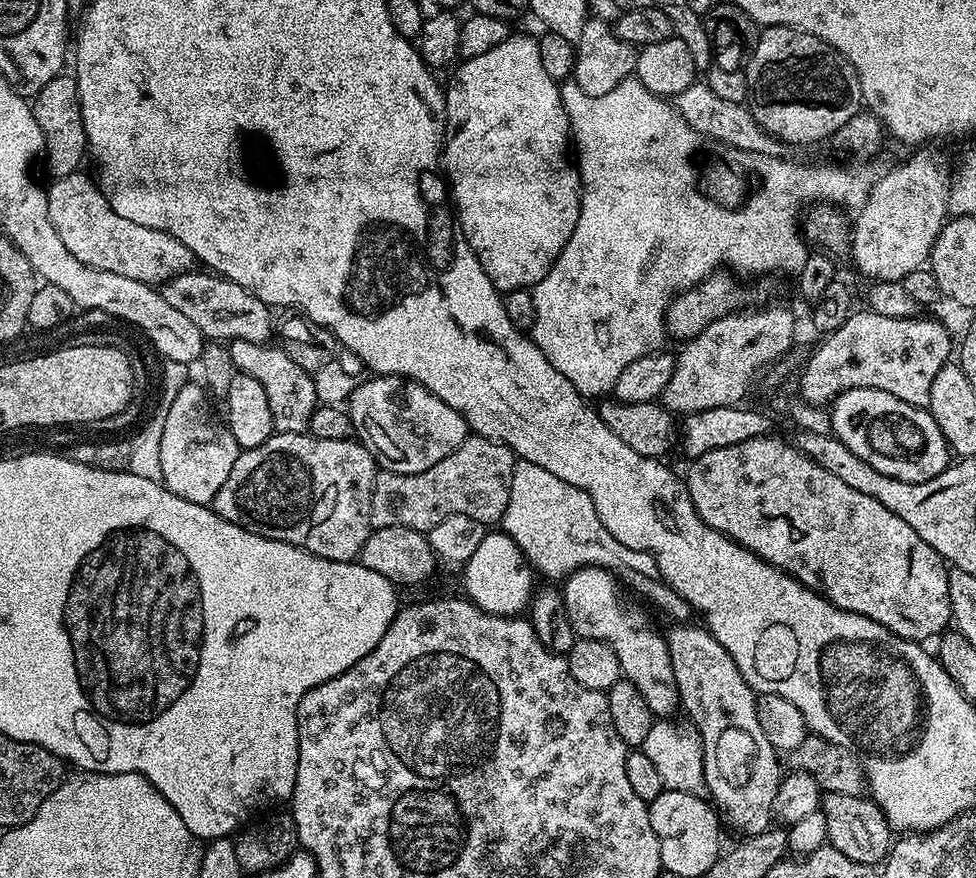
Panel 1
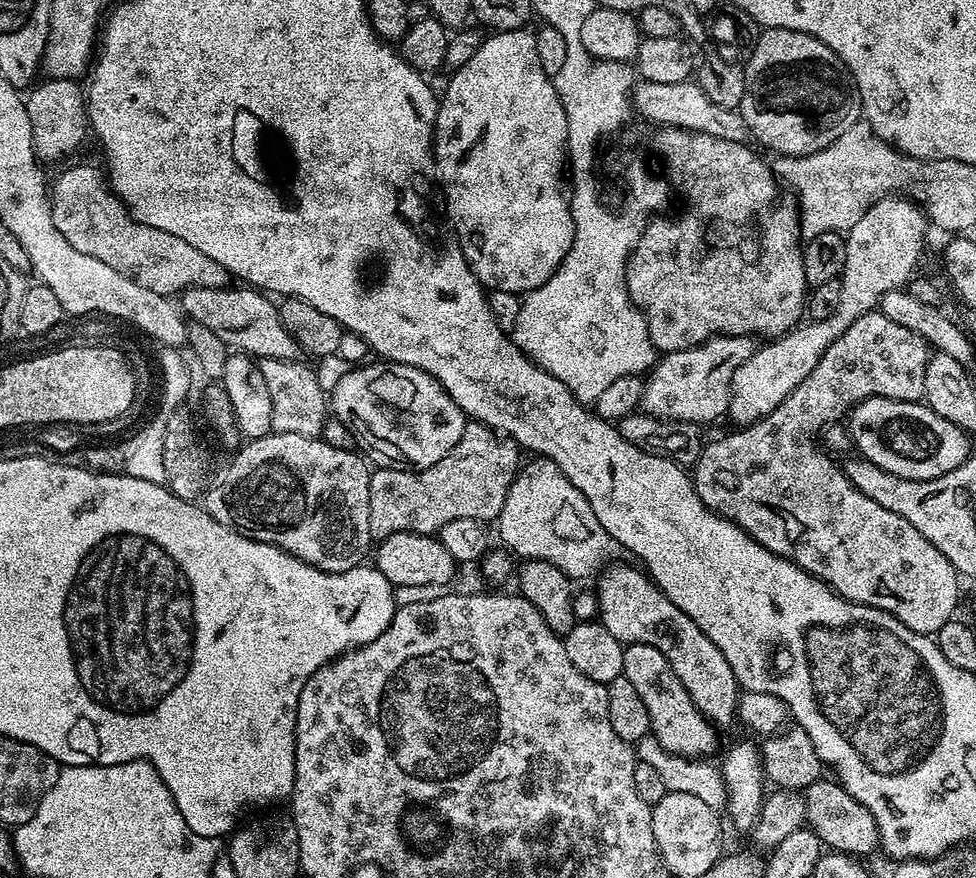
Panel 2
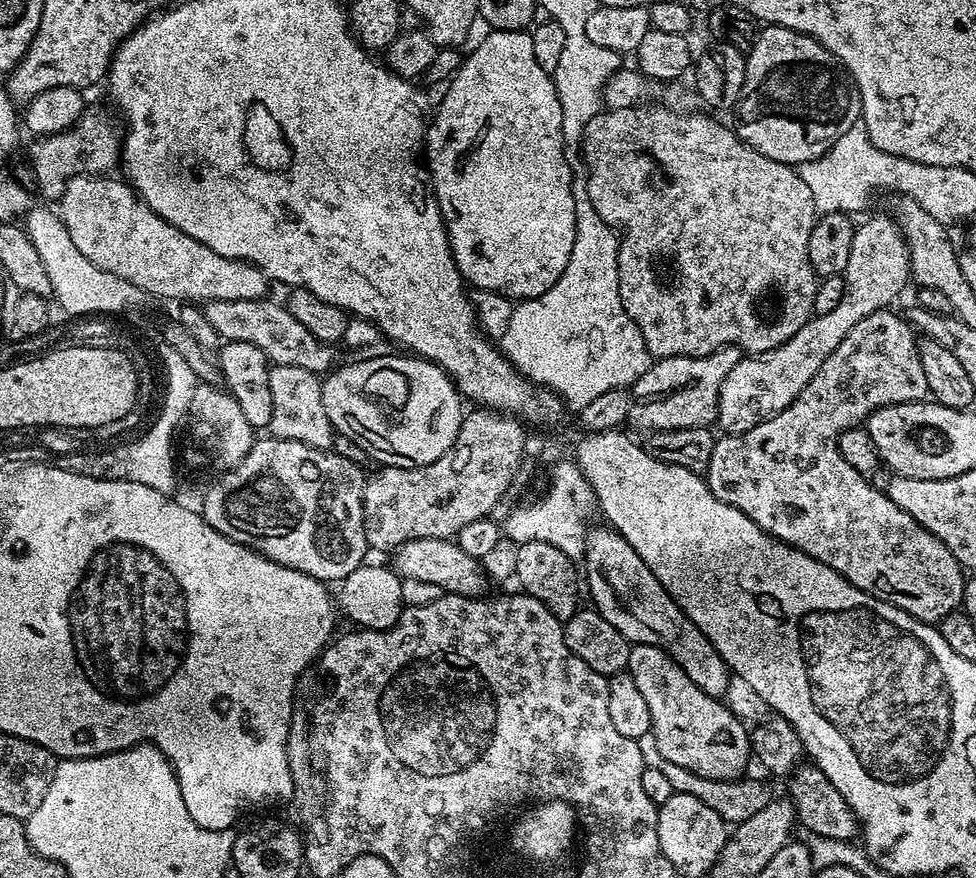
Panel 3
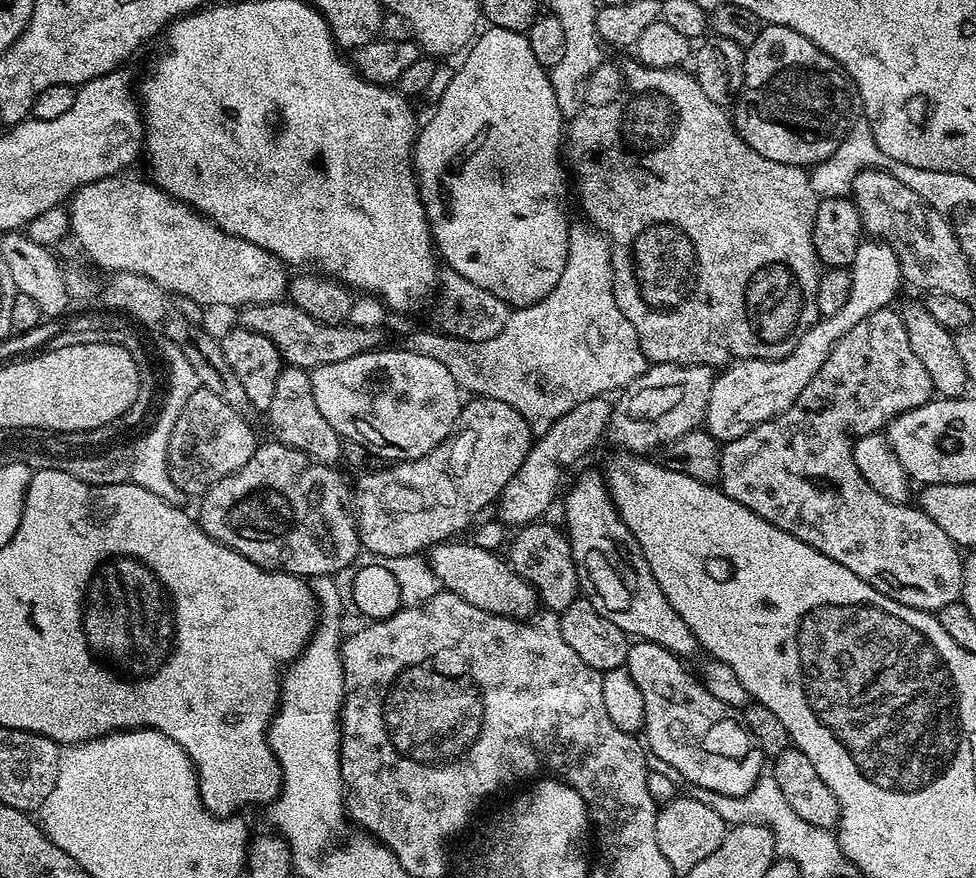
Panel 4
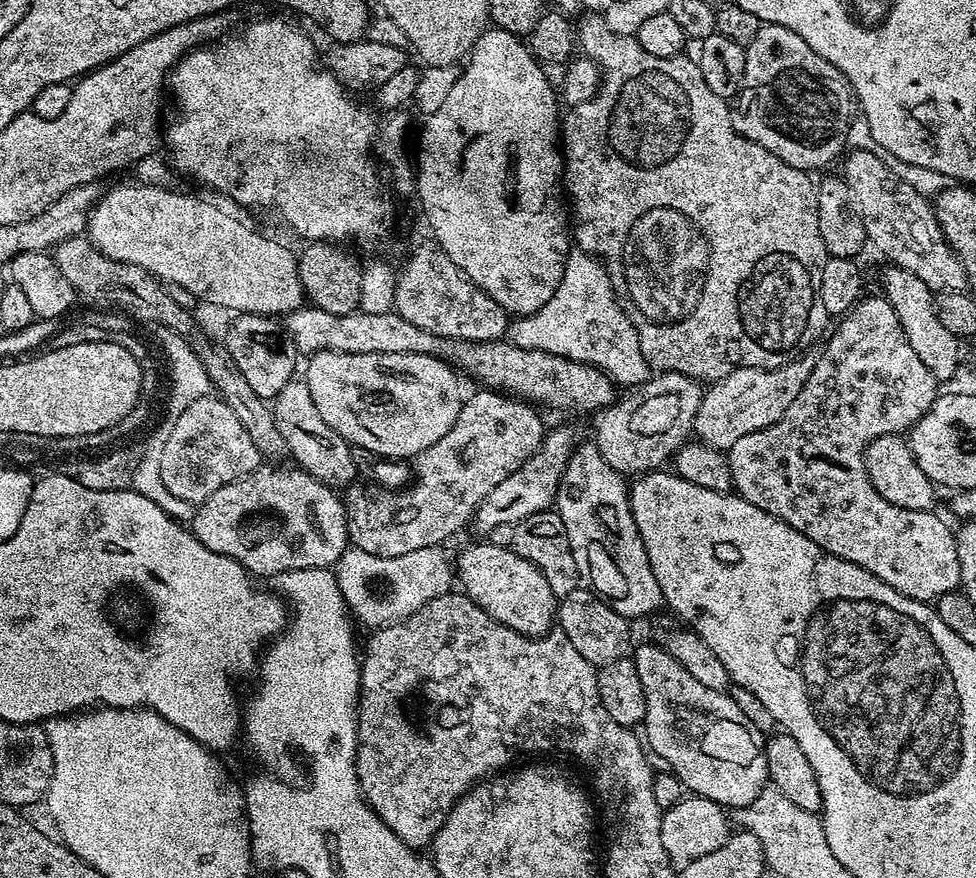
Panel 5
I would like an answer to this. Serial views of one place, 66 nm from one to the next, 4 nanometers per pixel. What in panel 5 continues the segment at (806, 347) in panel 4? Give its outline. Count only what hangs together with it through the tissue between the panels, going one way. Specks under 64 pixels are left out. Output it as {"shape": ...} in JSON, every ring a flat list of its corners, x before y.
{"shape":[[805,354,777,368,736,368,726,378,709,383,692,423,695,439,708,448,727,450,738,438,746,438,746,434,778,422,790,402,798,398,798,390,802,390,815,365,816,356]]}

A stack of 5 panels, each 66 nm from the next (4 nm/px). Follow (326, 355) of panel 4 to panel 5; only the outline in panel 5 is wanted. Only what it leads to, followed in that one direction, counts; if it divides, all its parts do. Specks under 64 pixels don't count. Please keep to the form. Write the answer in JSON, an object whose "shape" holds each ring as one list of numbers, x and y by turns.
{"shape":[[305,306,288,313,283,317,282,328,286,333,287,339,290,341,292,347,300,354,311,354,314,352,345,352,346,354,426,354,427,356,436,356,439,360,443,360,445,364,451,366,457,373,469,376,472,380,477,380,477,385,483,386,485,389,499,392,501,394,507,394,513,398,519,398,533,406,541,406,545,404,548,408,565,408,568,412,589,412,589,414,595,414,600,411,601,408,609,408,612,404,615,404,618,399,618,385,616,381,609,378,600,368,595,368,592,364,583,364,577,360,570,360,565,356,558,356,556,354,550,354,549,352,543,352,540,350,526,350,525,348,519,348,517,344,509,344,507,339,502,340,459,340,458,338,446,338,445,336,435,336,430,334,430,330,422,330,418,326,413,326,412,323,406,322,406,318,402,318,395,310,387,312,386,314,366,314,359,310,351,312,350,314,326,314,326,310,318,310,311,306]]}

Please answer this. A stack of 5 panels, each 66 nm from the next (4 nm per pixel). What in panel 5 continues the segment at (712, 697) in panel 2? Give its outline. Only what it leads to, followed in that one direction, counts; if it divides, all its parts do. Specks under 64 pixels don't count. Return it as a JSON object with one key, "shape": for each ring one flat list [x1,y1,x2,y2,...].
{"shape":[[582,442,572,452,570,462,563,470,554,508,564,524,570,549,577,563,579,579,586,582,587,587,604,600,606,606,610,606,610,610,622,614,630,622,636,622,643,616,658,611,659,608,663,609,665,602,662,590,658,586,658,578,654,578,654,570,650,570,650,558,646,558,646,546,643,546,641,534,638,533,637,524,634,522,628,494,625,477,602,458,596,444]]}

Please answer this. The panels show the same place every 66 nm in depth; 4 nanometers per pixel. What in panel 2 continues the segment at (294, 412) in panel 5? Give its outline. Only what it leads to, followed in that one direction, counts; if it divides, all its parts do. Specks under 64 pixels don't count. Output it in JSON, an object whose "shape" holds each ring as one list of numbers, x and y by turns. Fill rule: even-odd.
{"shape":[[303,359,259,361,263,381,271,399,272,432,319,437,326,419,326,391,318,384,316,369],[325,412,325,413,324,413]]}

